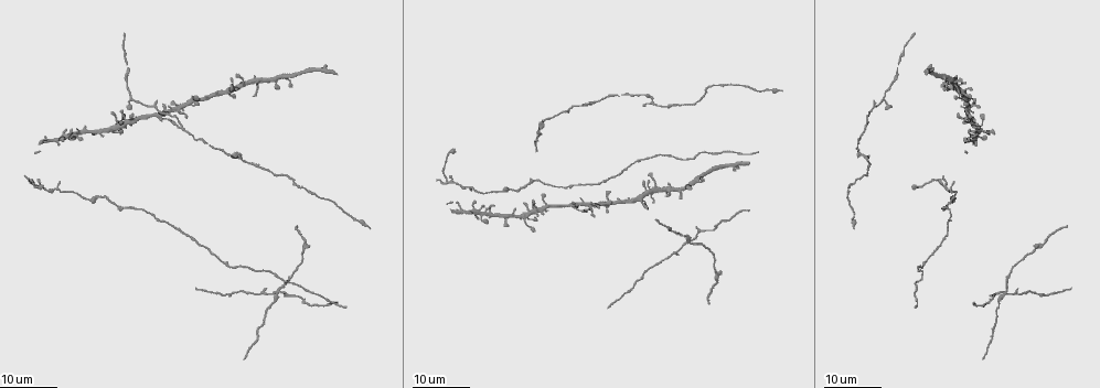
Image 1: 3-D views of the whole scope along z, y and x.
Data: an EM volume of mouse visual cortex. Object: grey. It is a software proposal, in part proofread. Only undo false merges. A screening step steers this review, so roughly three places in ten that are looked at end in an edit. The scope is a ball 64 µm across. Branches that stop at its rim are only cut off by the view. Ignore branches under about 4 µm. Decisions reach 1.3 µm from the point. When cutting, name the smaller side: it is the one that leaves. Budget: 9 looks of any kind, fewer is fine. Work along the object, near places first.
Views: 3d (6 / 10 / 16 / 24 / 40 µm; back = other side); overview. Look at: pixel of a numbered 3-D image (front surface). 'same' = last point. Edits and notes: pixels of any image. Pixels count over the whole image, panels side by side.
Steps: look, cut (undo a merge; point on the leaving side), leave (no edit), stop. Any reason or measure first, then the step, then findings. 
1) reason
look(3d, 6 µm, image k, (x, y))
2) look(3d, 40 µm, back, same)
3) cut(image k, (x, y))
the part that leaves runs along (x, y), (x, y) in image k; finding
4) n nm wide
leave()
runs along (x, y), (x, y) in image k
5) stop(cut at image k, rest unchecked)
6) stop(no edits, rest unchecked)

looks like a crossing
look(3d, 24 µm, image 1, (689, 244))

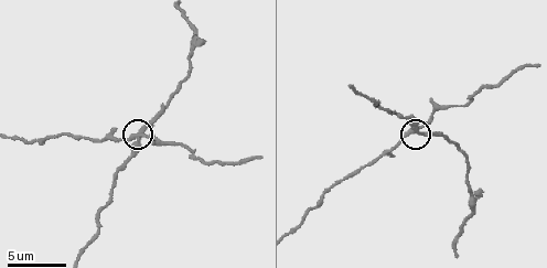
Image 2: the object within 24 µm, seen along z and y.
look(3d, 6 µm, image 2, (137, 134))

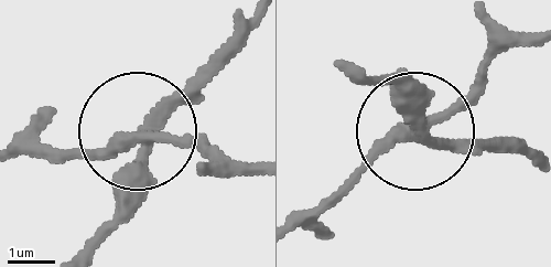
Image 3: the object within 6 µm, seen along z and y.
look(3d, 6 µm, back, image 3, (419, 132))

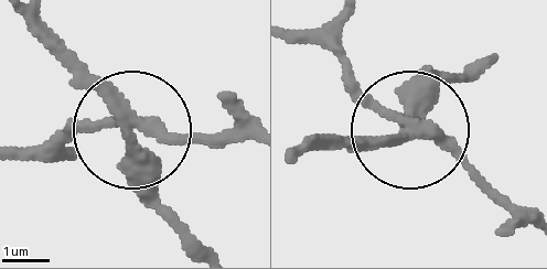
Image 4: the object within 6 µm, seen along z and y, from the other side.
cut(image 4, (128, 178))
the part that leaves runs along (143, 129), (36, 14) in image 4; two neurons meet here

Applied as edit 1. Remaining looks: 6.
look(overview)

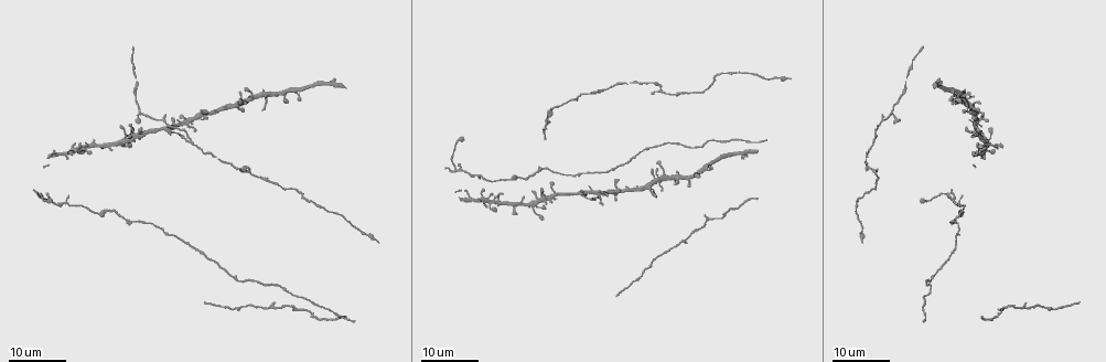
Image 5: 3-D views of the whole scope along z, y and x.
sudden change in width
look(3d, 16 µm, image 5, (907, 74))

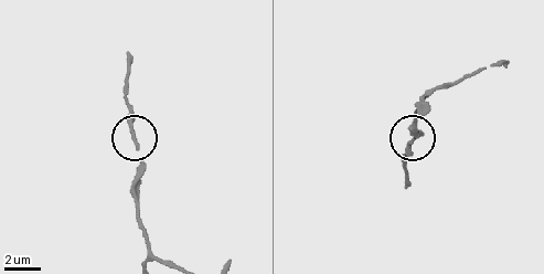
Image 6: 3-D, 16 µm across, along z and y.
zoom in
look(3d, 10 µm, image 6, (134, 139))

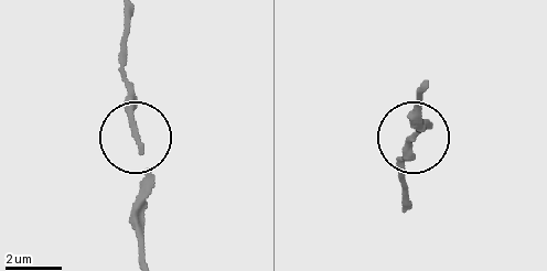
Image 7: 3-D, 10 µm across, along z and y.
look(3d, 6 µm, image 7, (138, 138))

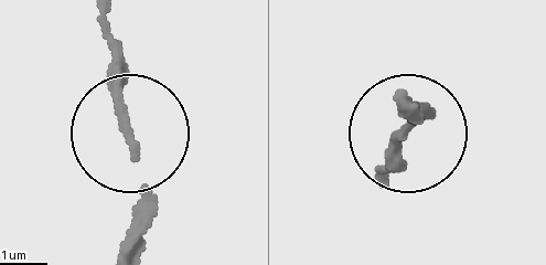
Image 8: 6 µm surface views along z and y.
leave()
all the same neuron

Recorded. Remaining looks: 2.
three-way junction
look(3d, 24 µm, image 5, (555, 108))

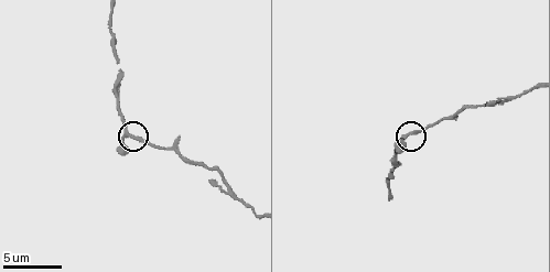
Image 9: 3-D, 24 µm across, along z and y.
closer look
look(3d, 6 µm, image 9, (409, 132))

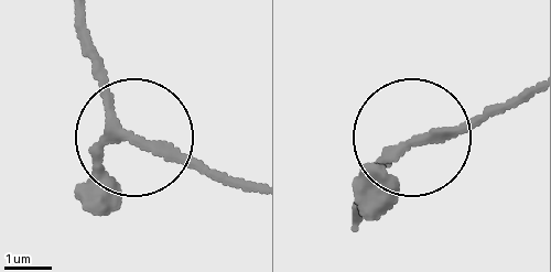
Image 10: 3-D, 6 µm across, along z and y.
3 arms
leave()
continuous, no second neuron

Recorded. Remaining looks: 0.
stop(cut at image 4, rest unchecked)

